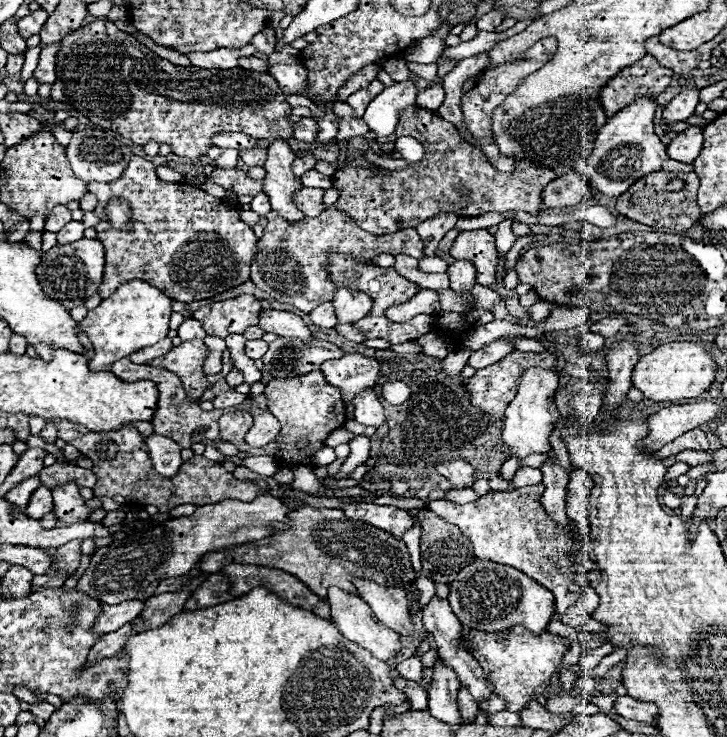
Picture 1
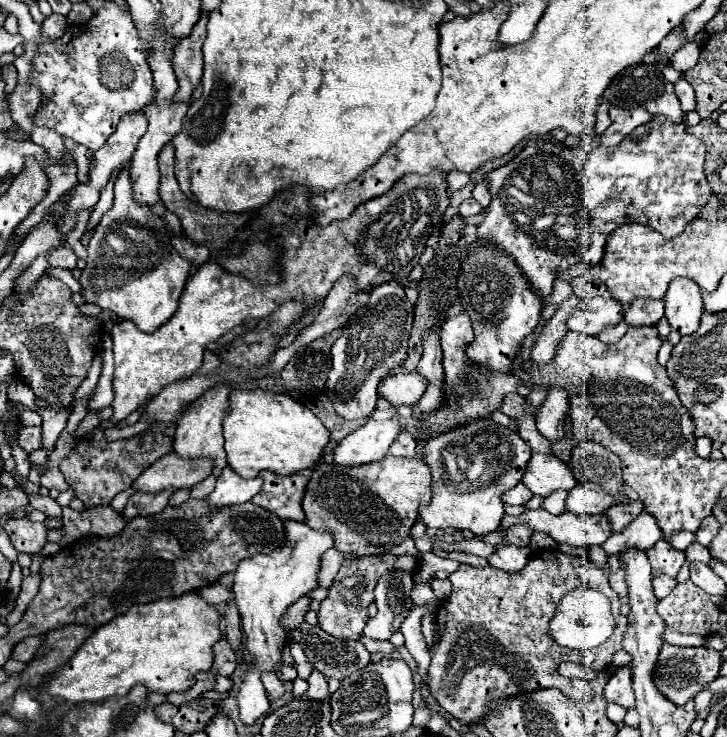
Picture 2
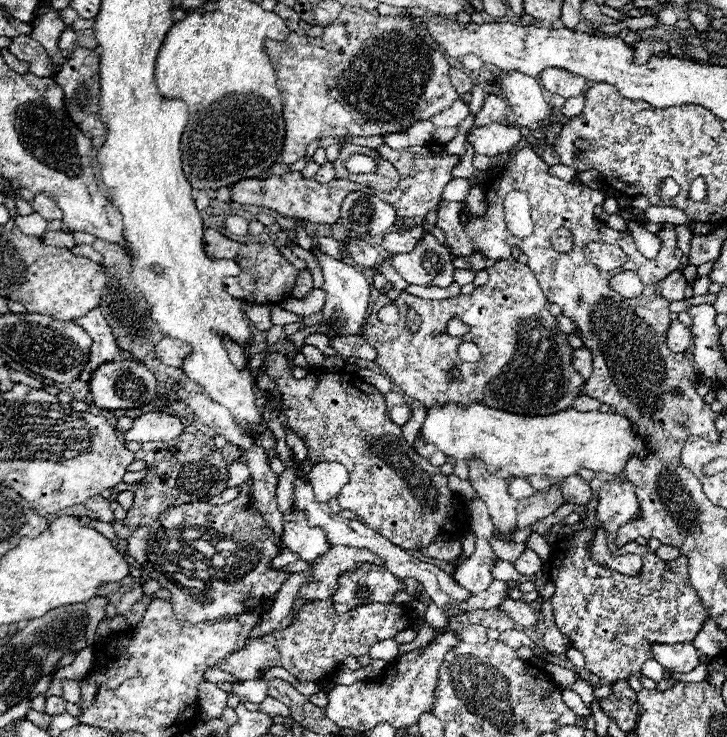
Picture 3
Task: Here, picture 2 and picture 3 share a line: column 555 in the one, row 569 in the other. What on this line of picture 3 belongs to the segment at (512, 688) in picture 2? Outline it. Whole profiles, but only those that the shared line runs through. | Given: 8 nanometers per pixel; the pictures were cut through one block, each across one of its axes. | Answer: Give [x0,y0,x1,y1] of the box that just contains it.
[550,528,710,686]

